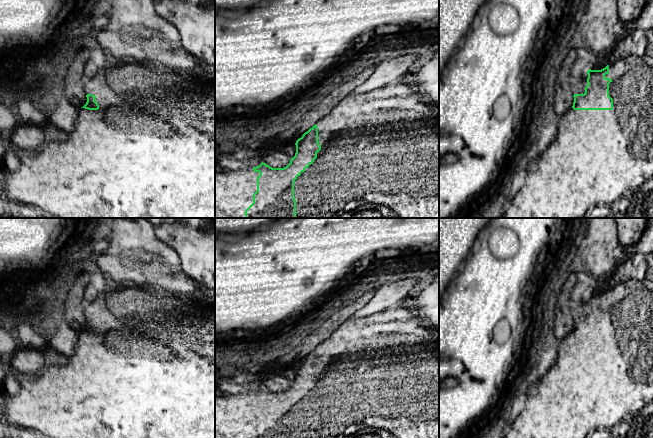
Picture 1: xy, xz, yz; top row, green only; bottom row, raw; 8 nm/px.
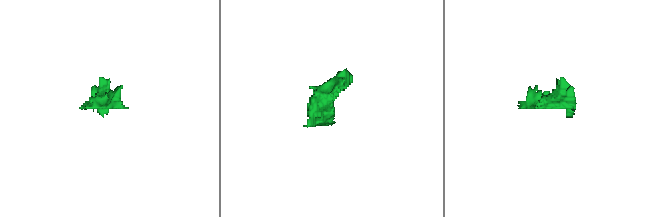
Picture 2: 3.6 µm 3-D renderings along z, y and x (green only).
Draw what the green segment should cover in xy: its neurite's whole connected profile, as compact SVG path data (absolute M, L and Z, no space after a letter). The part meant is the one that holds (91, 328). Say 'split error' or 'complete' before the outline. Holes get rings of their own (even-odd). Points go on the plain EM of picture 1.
split error | M135 284L113 285L109 290L99 293L96 300L85 304L86 328L78 333L78 340L73 353L63 362L58 357L52 357L44 371L33 378L20 379L20 389L14 395L4 394L4 420L14 426L38 433L43 438L215 438L215 304L209 304L202 299L182 296L160 287L140 286Z

